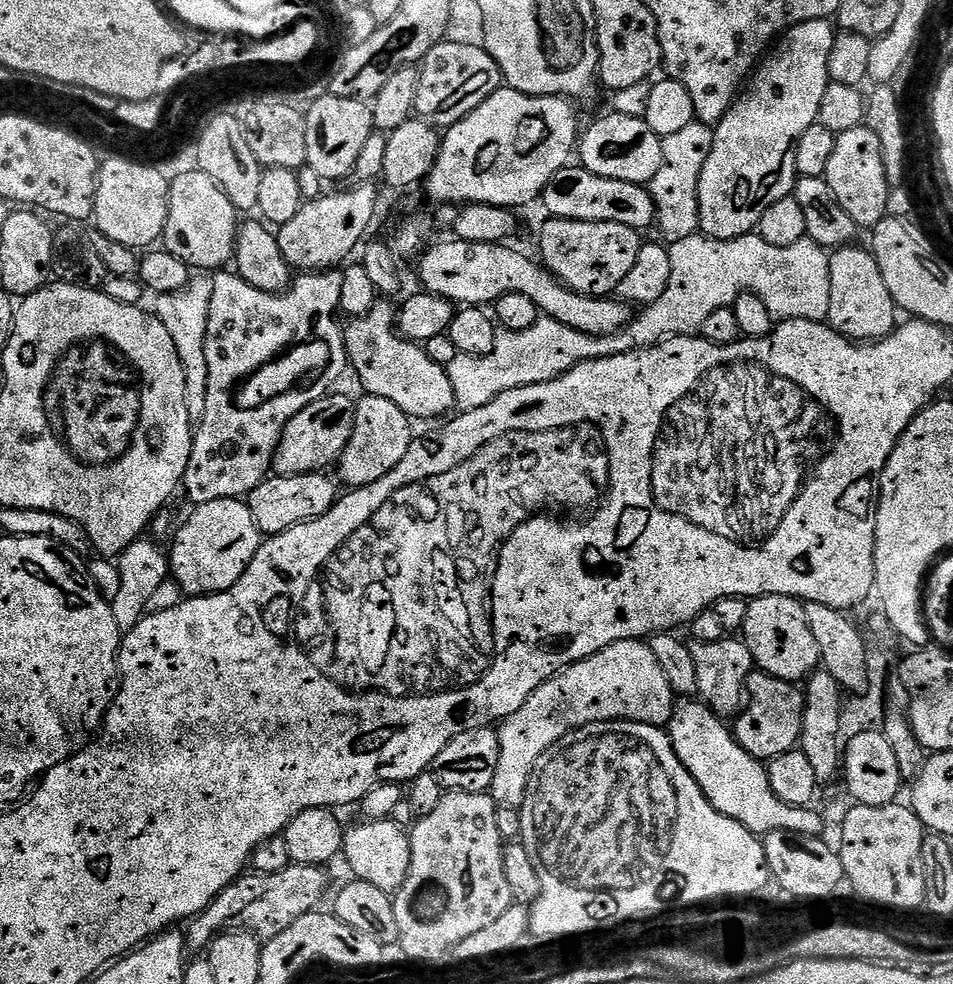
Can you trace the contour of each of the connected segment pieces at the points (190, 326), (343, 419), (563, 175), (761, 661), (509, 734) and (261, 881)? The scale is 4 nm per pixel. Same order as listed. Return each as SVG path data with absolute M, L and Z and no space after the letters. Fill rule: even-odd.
M189 279L182 290L170 294L159 294L155 297L155 316L166 326L170 339L174 341L174 350L178 350L178 358L182 362L182 370L186 374L186 402L188 411L199 418L206 406L208 390L208 367L206 366L206 326L210 314L210 298L212 297L212 281Z
M329 394L310 402L306 410L294 414L280 435L272 459L272 472L277 476L301 476L307 472L322 472L339 461L356 429L357 401L348 396Z
M569 166L558 170L544 187L542 201L549 217L582 222L618 222L622 226L644 232L655 223L656 203L645 185L618 182L602 178L583 166ZM576 167L576 168L575 168Z
M757 596L746 610L742 639L750 650L755 667L774 678L807 681L821 667L818 642L806 622L806 607L792 596Z
M643 639L615 640L610 646L603 648L584 660L580 660L571 667L556 673L551 680L533 694L513 716L499 725L500 757L498 770L494 774L494 782L490 795L497 805L519 805L524 799L524 790L528 787L528 780L532 777L534 766L538 758L554 742L558 742L573 728L581 728L599 720L643 720L645 722L668 722L672 718L674 707L674 693L662 666L658 666L658 658L654 658L654 650Z
M293 864L277 873L256 872L241 875L226 890L222 890L209 908L187 925L186 948L189 953L200 954L225 930L243 930L253 933L261 941L273 940L286 926L294 926L298 918L317 911L328 892L328 876L319 864Z

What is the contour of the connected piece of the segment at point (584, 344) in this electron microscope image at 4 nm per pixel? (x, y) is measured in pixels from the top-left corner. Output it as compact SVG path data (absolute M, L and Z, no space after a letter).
M699 232L669 245L668 249L671 270L665 293L618 332L595 336L557 320L541 318L530 330L501 331L490 354L457 354L454 362L446 366L457 405L464 410L481 408L506 390L550 382L587 360L610 358L614 354L633 352L635 348L655 348L671 336L697 335L714 311L731 307L741 292L753 292L762 298L773 319L827 321L829 253L810 239L802 239L794 246L778 247L770 246L756 232L732 240L711 239Z

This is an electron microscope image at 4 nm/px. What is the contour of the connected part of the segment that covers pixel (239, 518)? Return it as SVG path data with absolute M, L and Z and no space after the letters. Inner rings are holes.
M243 499L215 500L205 504L197 504L191 509L188 521L176 532L170 551L170 576L180 585L181 593L193 596L211 596L213 592L230 590L242 578L242 574L250 566L254 554L262 543L262 534L250 514L247 503Z

